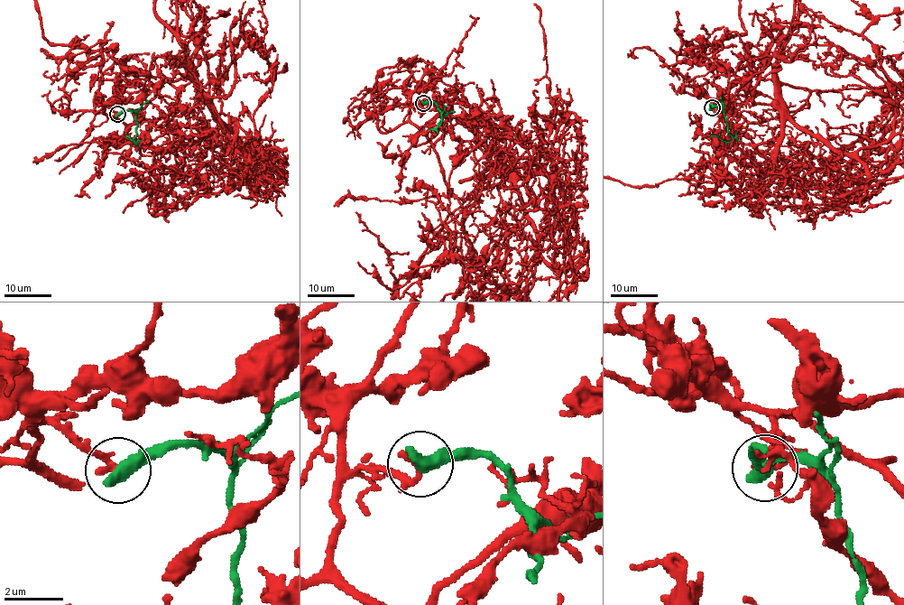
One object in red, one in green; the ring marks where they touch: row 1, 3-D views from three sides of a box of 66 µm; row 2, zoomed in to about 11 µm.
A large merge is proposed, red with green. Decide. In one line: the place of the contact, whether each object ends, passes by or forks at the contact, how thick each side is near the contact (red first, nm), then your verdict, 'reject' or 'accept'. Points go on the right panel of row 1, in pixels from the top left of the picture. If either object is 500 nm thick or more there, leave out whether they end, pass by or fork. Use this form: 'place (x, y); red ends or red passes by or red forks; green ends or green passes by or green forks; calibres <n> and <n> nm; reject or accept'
place (712, 107); calibres 280 and 550 nm; reject

